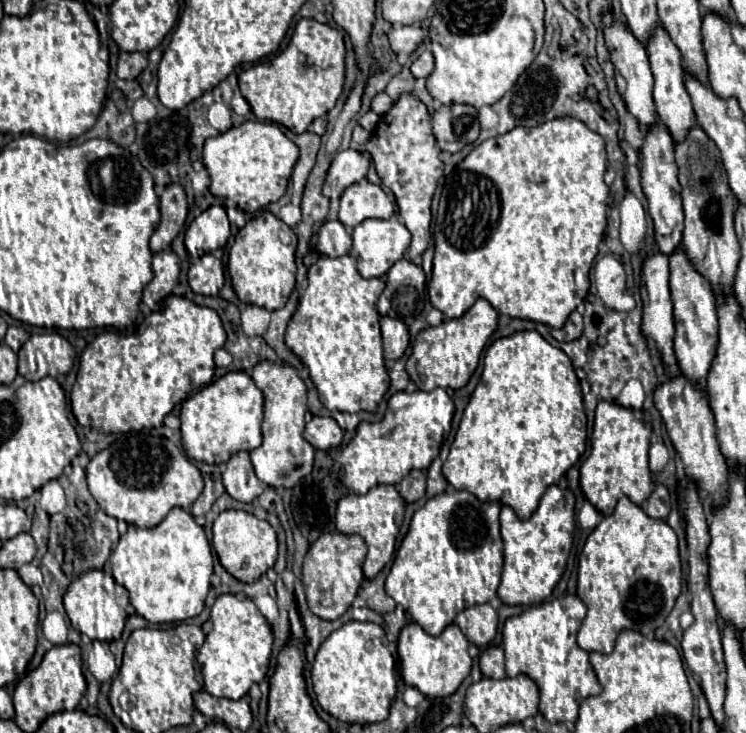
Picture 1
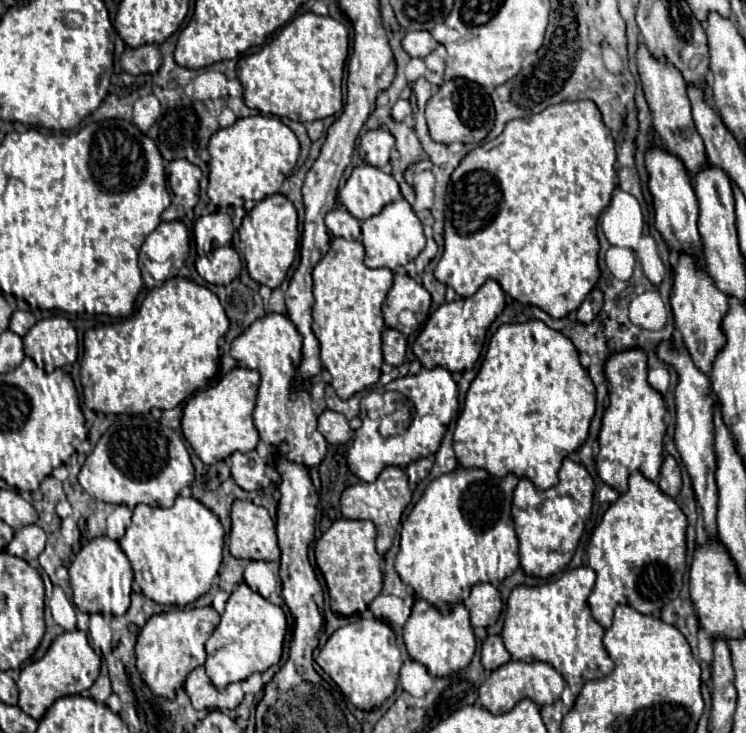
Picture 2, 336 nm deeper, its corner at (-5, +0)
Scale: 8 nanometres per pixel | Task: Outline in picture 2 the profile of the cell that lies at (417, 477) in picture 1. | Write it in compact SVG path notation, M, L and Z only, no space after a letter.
M423 457L423 459L413 461L413 463L407 467L407 477L409 477L409 481L411 481L413 485L419 483L421 479L425 479L425 477L429 475L431 467L433 467L433 457Z

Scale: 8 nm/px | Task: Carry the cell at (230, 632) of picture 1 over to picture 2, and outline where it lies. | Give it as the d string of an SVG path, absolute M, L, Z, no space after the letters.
M239 583L227 601L221 623L215 627L213 635L205 643L205 671L211 683L223 687L235 681L245 681L251 673L267 671L271 665L279 663L285 629L287 623L283 609L255 593L247 583Z

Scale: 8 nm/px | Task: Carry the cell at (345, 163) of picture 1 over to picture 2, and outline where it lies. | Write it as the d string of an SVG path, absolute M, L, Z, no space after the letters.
M371 129L367 131L363 137L361 137L361 147L359 147L359 153L361 153L361 159L373 167L383 167L389 157L391 157L391 151L395 147L395 137L389 129Z

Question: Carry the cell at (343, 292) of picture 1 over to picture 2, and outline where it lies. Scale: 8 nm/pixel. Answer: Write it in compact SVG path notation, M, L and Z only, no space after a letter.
M333 237L327 255L313 269L313 333L321 345L321 363L333 375L333 389L347 399L379 381L383 355L381 331L385 327L381 305L393 285L391 269L369 269L363 263L363 245Z

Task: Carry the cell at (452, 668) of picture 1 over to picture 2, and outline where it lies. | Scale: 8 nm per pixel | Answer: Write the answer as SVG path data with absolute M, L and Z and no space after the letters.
M417 599L403 627L403 641L411 659L427 665L427 671L433 677L447 677L471 663L475 653L475 635L471 631L469 613L463 603L451 605L451 611L441 611L425 599Z

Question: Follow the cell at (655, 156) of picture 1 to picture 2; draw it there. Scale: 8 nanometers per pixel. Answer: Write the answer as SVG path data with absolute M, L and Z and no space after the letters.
M683 253L679 255L679 265L673 271L673 293L671 293L671 307L673 307L673 317L675 325L683 335L683 343L695 363L695 367L709 375L713 361L717 353L725 345L723 337L723 317L727 315L729 309L729 299L715 287L707 271L697 263L695 257Z

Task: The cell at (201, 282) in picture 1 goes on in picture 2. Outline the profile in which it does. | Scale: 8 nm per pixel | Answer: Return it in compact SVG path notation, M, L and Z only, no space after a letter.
M231 245L219 247L219 249L215 249L213 253L201 257L201 259L197 261L197 271L199 271L199 275L201 275L207 283L227 285L227 283L231 283L231 281L239 275L239 271L241 271L239 253L237 253Z

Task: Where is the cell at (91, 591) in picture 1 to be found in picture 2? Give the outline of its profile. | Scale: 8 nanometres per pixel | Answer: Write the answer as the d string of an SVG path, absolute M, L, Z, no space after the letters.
M95 537L87 541L75 555L69 567L73 601L79 611L123 615L129 609L129 595L132 594L133 569L121 551L119 543L107 537Z

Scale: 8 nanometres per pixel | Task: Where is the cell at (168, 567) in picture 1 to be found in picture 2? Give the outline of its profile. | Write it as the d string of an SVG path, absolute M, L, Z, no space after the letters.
M177 497L173 507L137 505L125 537L119 541L145 597L163 605L187 605L209 591L221 567L225 531L219 517L195 497Z

